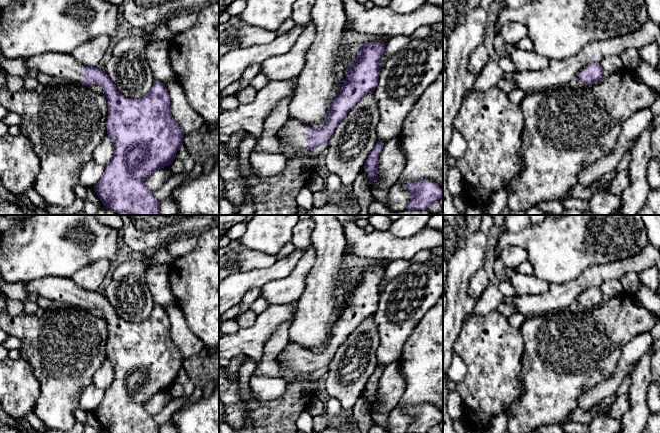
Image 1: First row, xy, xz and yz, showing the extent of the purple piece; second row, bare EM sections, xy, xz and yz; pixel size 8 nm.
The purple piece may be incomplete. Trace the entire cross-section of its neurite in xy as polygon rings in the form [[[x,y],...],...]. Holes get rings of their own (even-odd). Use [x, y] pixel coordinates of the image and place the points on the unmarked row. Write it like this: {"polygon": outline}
{"polygon": [[[47,277],[23,283],[27,294],[51,299],[59,306],[85,310],[99,308],[103,311],[108,329],[107,360],[114,369],[114,378],[105,390],[102,402],[94,410],[94,415],[103,430],[109,433],[160,433],[160,427],[154,422],[153,415],[145,410],[144,404],[157,393],[173,386],[177,374],[183,368],[184,360],[171,338],[170,320],[166,310],[154,305],[145,320],[129,323],[117,314],[104,294],[84,290],[71,278]]]}

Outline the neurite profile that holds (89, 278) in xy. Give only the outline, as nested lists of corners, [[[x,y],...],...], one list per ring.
[[[101,259],[75,272],[71,279],[83,290],[97,291],[106,274],[109,272],[110,264],[109,260]]]

